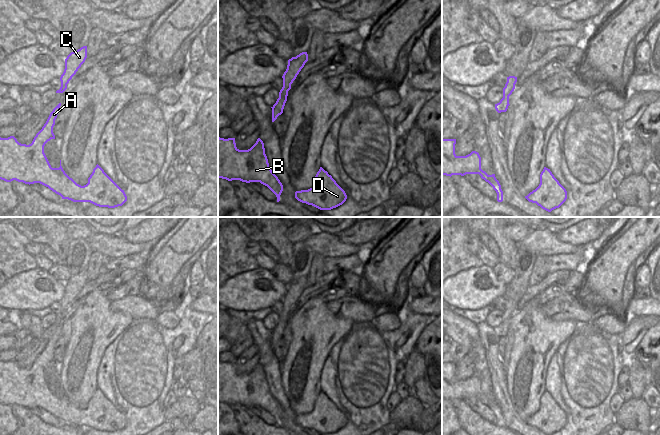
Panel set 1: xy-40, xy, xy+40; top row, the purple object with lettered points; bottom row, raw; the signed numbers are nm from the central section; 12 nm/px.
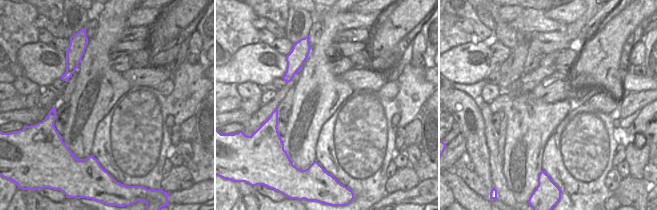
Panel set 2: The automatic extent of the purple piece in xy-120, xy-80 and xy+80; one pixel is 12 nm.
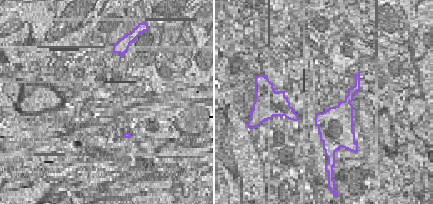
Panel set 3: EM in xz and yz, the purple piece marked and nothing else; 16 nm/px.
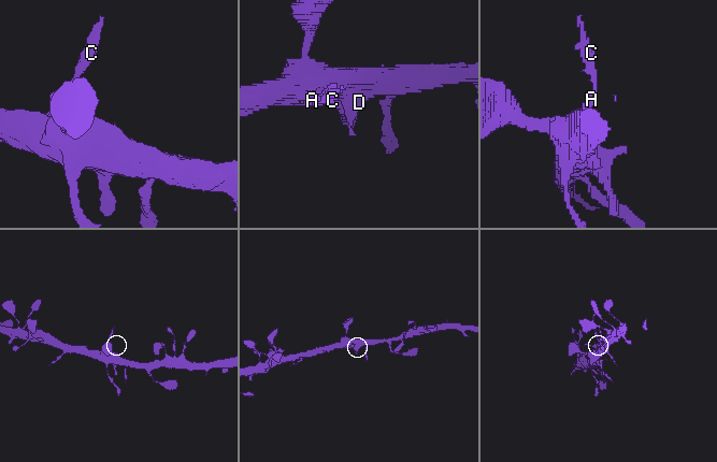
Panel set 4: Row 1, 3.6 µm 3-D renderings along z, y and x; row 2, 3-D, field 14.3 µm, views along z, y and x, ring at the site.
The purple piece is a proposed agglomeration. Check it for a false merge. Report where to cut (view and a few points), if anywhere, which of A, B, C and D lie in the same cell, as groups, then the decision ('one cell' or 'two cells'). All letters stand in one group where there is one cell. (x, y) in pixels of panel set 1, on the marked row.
cut none; groups A B C D; one cell

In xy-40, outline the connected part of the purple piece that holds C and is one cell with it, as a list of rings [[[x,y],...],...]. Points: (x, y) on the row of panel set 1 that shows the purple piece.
[[[83,46],[77,51],[71,52],[65,59],[65,69],[60,77],[61,87],[56,93],[63,93],[67,89],[67,84],[76,74],[87,58],[87,46]]]

